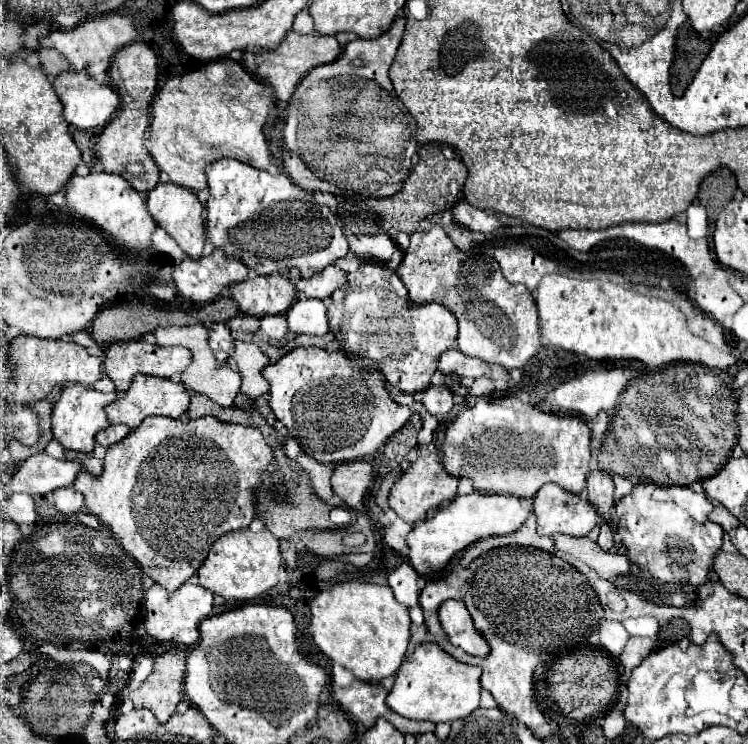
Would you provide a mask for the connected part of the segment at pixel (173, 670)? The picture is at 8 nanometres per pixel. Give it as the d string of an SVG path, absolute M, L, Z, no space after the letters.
M171 649L155 657L155 667L143 685L130 694L137 709L155 713L159 723L165 723L183 701L185 683L185 651Z

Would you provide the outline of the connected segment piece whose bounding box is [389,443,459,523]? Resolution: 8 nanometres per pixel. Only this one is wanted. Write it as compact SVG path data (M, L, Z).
M433 443L421 445L417 461L411 463L411 467L393 485L391 495L389 495L389 507L407 523L417 523L427 517L429 509L441 507L447 501L451 501L457 495L457 483L459 483L459 477L449 475L445 471L441 463L441 453L437 451L437 447Z

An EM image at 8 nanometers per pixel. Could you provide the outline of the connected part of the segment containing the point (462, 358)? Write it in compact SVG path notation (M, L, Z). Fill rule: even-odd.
M449 349L439 359L439 371L449 375L455 373L463 381L473 381L475 377L495 377L495 379L507 379L507 371L501 365L489 365L481 359L467 357L459 349Z

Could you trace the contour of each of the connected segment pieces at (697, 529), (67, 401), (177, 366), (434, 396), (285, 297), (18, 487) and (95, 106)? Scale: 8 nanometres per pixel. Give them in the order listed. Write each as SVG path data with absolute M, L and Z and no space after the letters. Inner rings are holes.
M635 485L633 491L615 507L617 531L623 537L623 545L629 551L631 563L639 563L643 557L647 561L649 575L661 583L687 583L697 587L707 583L707 573L713 567L713 557L723 543L723 529L709 521L711 509L713 505L705 499L705 495L697 495L689 487ZM683 549L691 551L691 561L687 565L677 561L677 551Z
M69 385L61 389L59 399L53 405L51 423L53 423L53 435L61 441L65 449L73 451L93 451L95 445L95 433L105 429L109 425L105 407L117 397L117 393L101 393L91 387L83 385Z
M121 341L121 343L111 343L107 347L103 367L105 367L105 375L115 383L117 391L127 391L127 387L131 385L137 373L169 379L169 377L181 375L185 367L191 363L191 359L193 355L185 347L159 347L145 341Z
M429 385L427 389L413 393L413 397L439 421L443 421L443 417L453 409L453 393L445 385Z
M273 273L273 275L257 275L251 279L245 279L241 283L233 283L229 287L231 299L237 301L239 309L247 315L255 315L255 317L263 317L263 315L279 315L285 313L293 301L295 301L295 285L289 283L289 279L283 273Z
M45 451L31 455L3 487L7 495L29 493L29 495L47 495L55 489L69 487L81 469L79 461L53 459Z
M85 69L83 71L63 71L55 77L53 87L65 107L63 117L67 123L75 125L77 129L95 129L95 127L105 127L111 117L119 109L119 97L117 93L107 85L107 83L97 83Z

